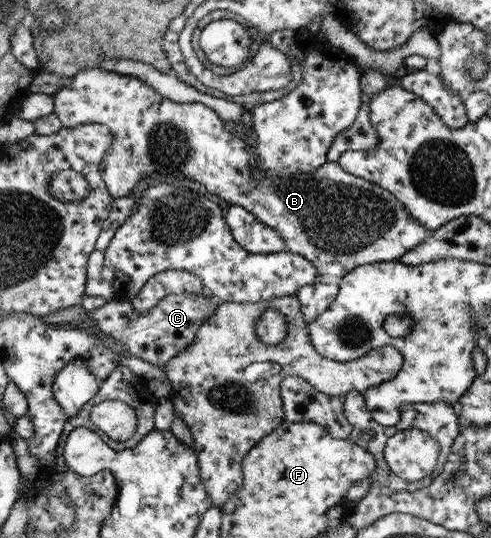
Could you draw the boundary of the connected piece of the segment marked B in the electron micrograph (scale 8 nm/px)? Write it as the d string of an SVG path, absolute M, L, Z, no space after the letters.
M91 68L89 70L82 70L81 73L75 74L73 78L55 94L55 114L59 117L63 127L77 127L79 125L90 125L91 123L97 123L103 126L110 127L110 130L114 132L114 143L110 146L109 153L106 154L105 159L101 162L100 170L102 179L106 182L106 187L109 188L111 196L113 198L121 198L130 196L133 188L135 188L145 172L159 172L159 170L173 170L173 172L183 172L189 179L193 179L198 183L205 185L207 192L215 194L217 198L221 198L227 203L231 203L232 206L243 206L247 211L255 216L255 219L266 223L267 226L273 227L282 237L286 240L287 251L293 254L302 255L303 258L309 259L314 263L316 270L319 274L319 281L322 283L339 284L342 281L342 276L346 276L351 273L358 266L366 265L374 262L383 261L397 261L403 254L409 252L415 246L421 244L427 237L431 237L433 230L427 230L423 224L415 222L410 218L410 215L405 211L402 203L391 194L388 190L376 186L374 183L368 182L366 179L358 178L357 175L350 174L349 171L343 170L339 162L326 162L322 168L317 171L312 171L310 174L299 174L296 177L271 179L268 175L265 175L262 171L259 171L256 167L251 168L251 156L249 152L245 150L244 142L240 139L237 140L235 134L229 128L219 115L212 108L201 102L187 102L187 104L173 102L173 100L166 98L165 95L159 94L150 84L143 82L142 79L133 75L119 75L113 71L106 71L105 69Z

